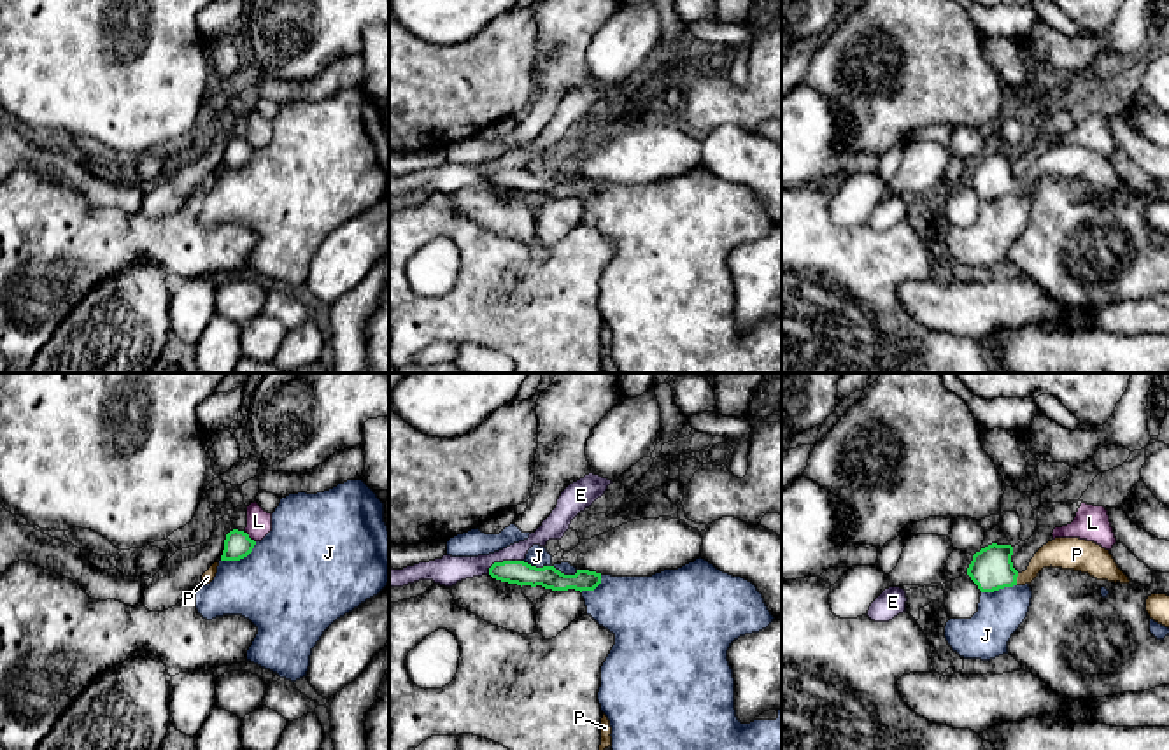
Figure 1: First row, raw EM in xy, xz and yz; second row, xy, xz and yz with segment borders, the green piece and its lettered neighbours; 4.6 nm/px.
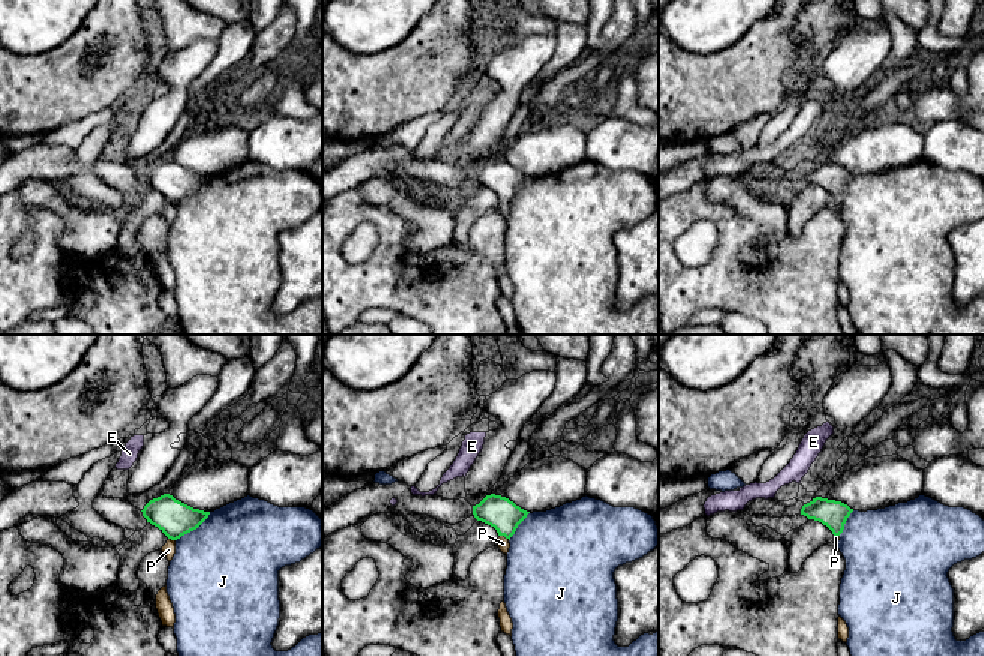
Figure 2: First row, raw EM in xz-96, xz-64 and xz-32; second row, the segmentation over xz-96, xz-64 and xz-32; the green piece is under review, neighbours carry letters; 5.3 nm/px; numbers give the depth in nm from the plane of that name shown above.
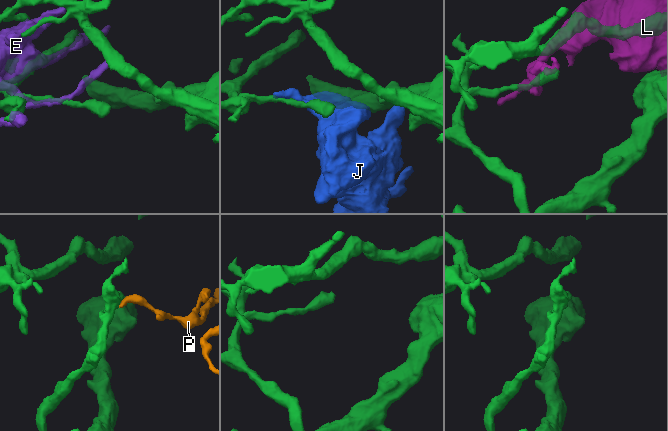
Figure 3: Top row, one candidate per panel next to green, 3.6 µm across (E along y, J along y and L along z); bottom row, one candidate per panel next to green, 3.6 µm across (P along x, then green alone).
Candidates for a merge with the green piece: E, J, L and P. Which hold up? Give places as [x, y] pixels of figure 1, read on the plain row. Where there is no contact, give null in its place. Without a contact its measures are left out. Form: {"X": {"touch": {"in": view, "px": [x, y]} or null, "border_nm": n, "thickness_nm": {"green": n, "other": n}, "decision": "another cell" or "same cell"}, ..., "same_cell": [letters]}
{"E": {"touch": {"in": "xz", "px": [503, 169]}, "border_nm": 180, "thickness_nm": {"green": 110, "other": 130}, "decision": "another cell"}, "J": {"touch": {"in": "xz", "px": [551, 174]}, "border_nm": 260, "thickness_nm": {"green": 110, "other": 100}, "decision": "another cell"}, "L": {"touch": {"in": "xy", "px": [247, 144]}, "border_nm": 70, "thickness_nm": {"green": 130, "other": 110}, "decision": "another cell"}, "P": {"touch": {"in": "yz", "px": [1015, 186]}, "border_nm": 60, "thickness_nm": {"green": 190, "other": 140}, "decision": "same cell"}, "same_cell": ["P"]}

